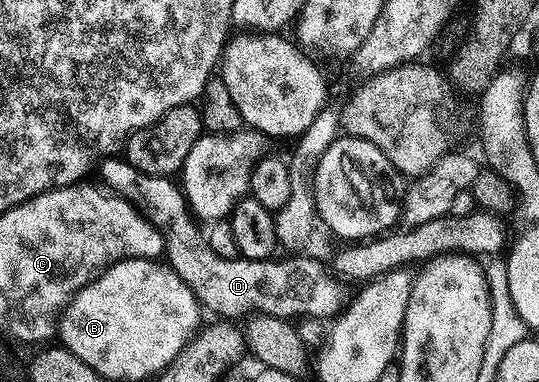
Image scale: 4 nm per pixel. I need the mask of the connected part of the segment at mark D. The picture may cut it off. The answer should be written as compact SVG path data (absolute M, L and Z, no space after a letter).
M120 156L106 157L99 163L99 168L103 180L101 183L113 195L129 201L155 228L165 230L165 259L194 291L199 305L207 313L215 312L218 315L215 317L218 318L245 317L256 311L283 318L330 318L343 307L347 289L338 280L326 284L326 280L318 276L318 267L323 264L321 259L316 258L312 264L306 264L310 256L298 254L294 256L298 264L289 264L286 258L279 259L278 264L274 264L270 260L220 258L220 254L216 254L216 250L208 246L203 229L197 228L199 225L186 203L181 187L171 177L144 174Z

